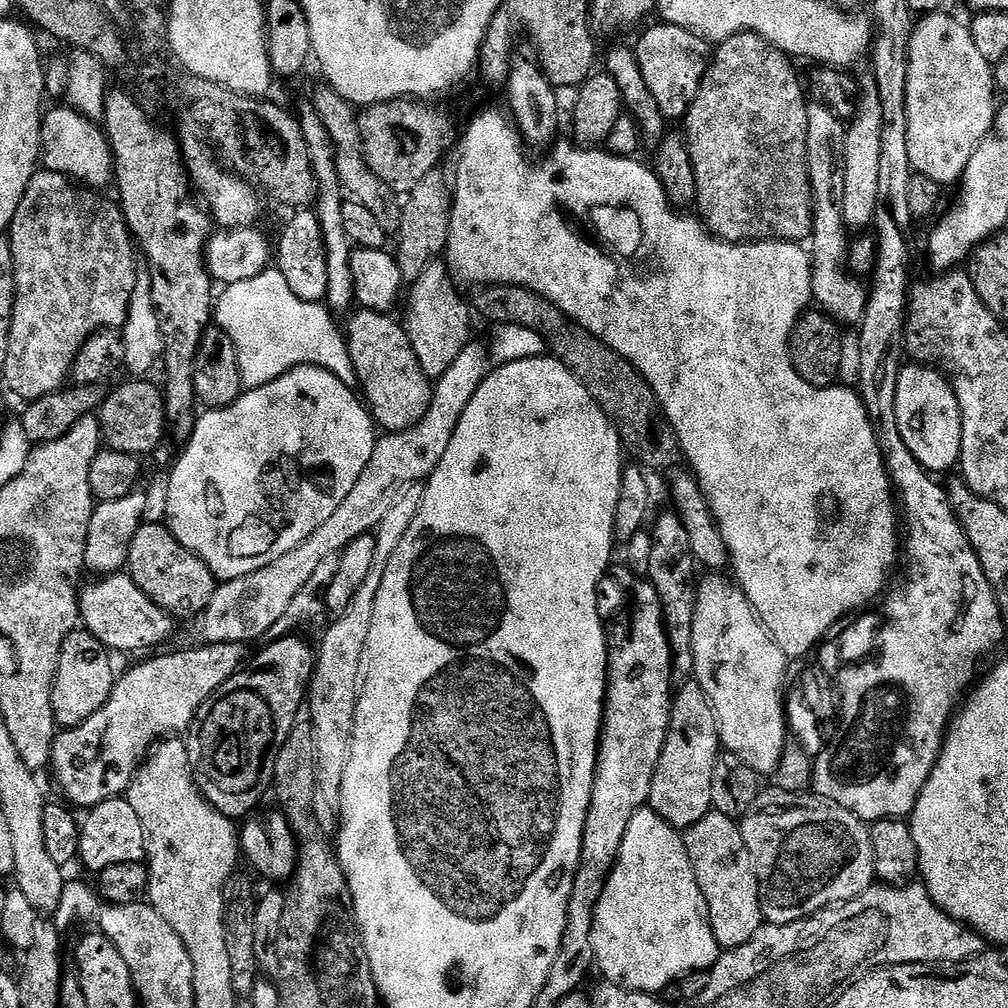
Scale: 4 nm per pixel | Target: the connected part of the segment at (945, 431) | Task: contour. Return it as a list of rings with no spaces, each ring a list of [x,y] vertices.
[[[915,362],[901,368],[898,374],[898,430],[902,430],[902,442],[910,446],[910,454],[918,458],[926,471],[940,474],[951,468],[953,471],[959,465],[962,418],[952,382],[943,372]]]

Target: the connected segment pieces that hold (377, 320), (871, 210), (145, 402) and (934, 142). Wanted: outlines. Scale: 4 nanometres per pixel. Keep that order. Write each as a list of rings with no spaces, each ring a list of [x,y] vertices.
[[[360,308],[347,317],[348,328],[346,324],[348,353],[354,362],[359,391],[362,396],[364,391],[364,396],[368,399],[368,408],[373,416],[371,419],[381,429],[384,427],[385,433],[413,428],[426,414],[434,387],[433,381],[428,381],[428,376],[416,357],[417,345],[409,338],[403,323],[394,317],[395,315],[386,312]]]
[[[875,79],[862,84],[856,113],[847,121],[844,134],[844,169],[846,194],[842,198],[842,216],[849,230],[868,230],[873,227],[878,210],[878,162],[882,159],[882,102],[878,98]]]
[[[132,378],[129,381],[129,384],[118,385],[105,398],[100,412],[98,408],[100,435],[111,451],[144,458],[165,443],[169,431],[164,390],[159,383],[151,384],[148,378]]]
[[[938,11],[933,16],[923,17],[912,29],[908,50],[906,114],[913,173],[934,178],[934,182],[948,186],[963,180],[964,171],[974,150],[978,150],[980,143],[992,131],[998,111],[998,89],[993,65],[988,64],[974,46],[971,27],[967,23],[959,24],[952,16],[944,15],[943,11]]]

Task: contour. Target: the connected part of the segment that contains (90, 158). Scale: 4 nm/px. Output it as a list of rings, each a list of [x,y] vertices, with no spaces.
[[[49,107],[40,121],[40,158],[43,167],[93,190],[104,190],[114,180],[112,147],[108,144],[106,132],[97,121],[88,119],[75,108],[63,107]]]

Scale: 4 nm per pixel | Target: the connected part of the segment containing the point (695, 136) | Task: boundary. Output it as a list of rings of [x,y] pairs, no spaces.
[[[740,32],[737,36],[731,36],[729,40],[723,40],[720,45],[711,53],[708,72],[704,76],[702,86],[698,90],[698,98],[694,98],[694,102],[690,106],[688,115],[683,117],[682,131],[685,140],[688,141],[688,149],[690,150],[690,158],[694,162],[694,178],[698,178],[698,198],[695,202],[695,207],[700,208],[698,211],[699,219],[702,221],[705,228],[712,235],[717,236],[719,240],[727,240],[729,244],[746,244],[757,240],[790,240],[793,242],[804,242],[811,237],[812,234],[812,187],[808,181],[808,155],[806,154],[806,118],[808,117],[809,101],[804,100],[804,88],[800,85],[800,80],[796,77],[796,72],[792,69],[793,61],[786,55],[785,52],[780,52],[771,44],[766,42],[756,32]]]

